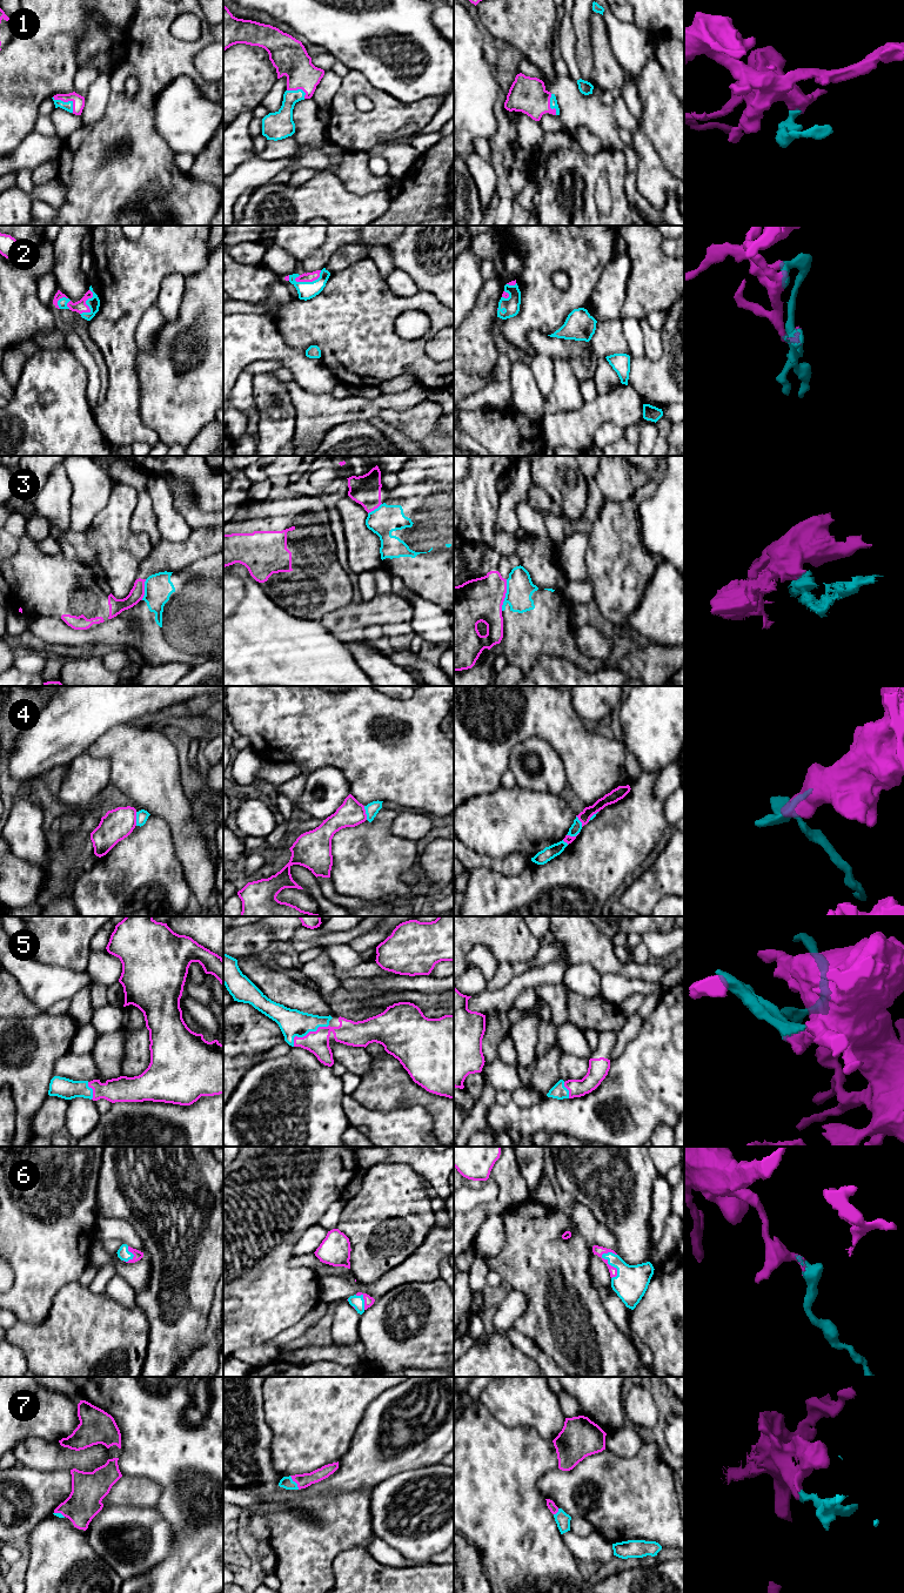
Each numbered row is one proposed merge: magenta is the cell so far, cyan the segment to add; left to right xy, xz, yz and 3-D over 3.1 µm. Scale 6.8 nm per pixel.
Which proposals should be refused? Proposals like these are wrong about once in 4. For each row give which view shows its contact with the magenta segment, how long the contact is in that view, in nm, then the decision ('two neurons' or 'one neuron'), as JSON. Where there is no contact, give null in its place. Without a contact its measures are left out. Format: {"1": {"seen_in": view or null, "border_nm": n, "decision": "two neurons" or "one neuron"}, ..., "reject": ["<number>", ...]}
{"1": {"seen_in": "xy", "border_nm": 180, "decision": "one neuron"}, "2": {"seen_in": "xz", "border_nm": 200, "decision": "one neuron"}, "3": {"seen_in": "yz", "border_nm": 220, "decision": "two neurons"}, "4": {"seen_in": "xy", "border_nm": 100, "decision": "two neurons"}, "5": {"seen_in": "xz", "border_nm": 280, "decision": "one neuron"}, "6": {"seen_in": "yz", "border_nm": 190, "decision": "one neuron"}, "7": {"seen_in": "xz", "border_nm": 120, "decision": "one neuron"}, "reject": ["3", "4"]}

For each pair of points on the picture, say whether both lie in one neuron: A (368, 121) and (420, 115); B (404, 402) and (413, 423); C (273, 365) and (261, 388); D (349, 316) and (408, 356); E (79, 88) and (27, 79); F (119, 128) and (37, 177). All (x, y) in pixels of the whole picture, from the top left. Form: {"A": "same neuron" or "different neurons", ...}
{"A": "same neuron", "B": "different neurons", "C": "different neurons", "D": "same neuron", "E": "different neurons", "F": "different neurons"}

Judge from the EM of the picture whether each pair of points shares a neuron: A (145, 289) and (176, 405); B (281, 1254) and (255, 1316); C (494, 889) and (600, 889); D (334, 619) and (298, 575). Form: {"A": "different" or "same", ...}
{"A": "different", "B": "same", "C": "same", "D": "different"}

